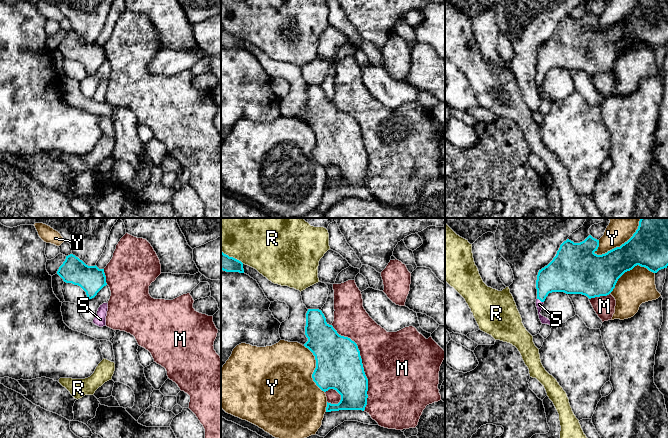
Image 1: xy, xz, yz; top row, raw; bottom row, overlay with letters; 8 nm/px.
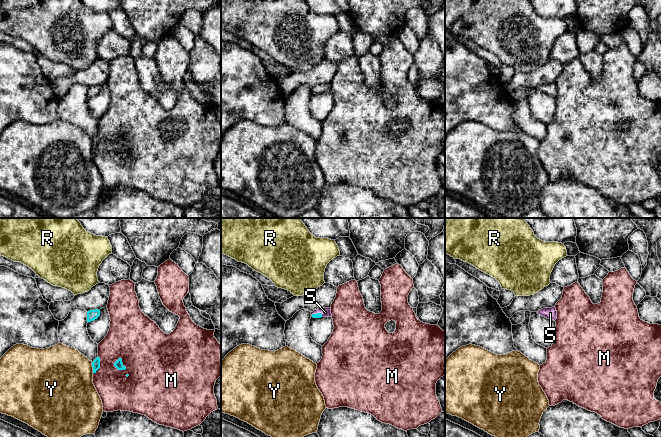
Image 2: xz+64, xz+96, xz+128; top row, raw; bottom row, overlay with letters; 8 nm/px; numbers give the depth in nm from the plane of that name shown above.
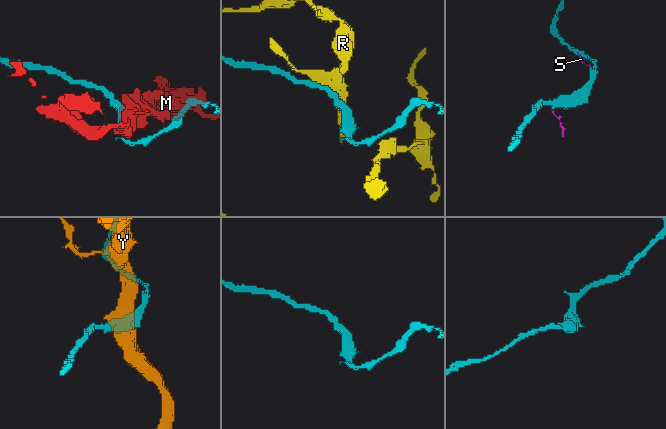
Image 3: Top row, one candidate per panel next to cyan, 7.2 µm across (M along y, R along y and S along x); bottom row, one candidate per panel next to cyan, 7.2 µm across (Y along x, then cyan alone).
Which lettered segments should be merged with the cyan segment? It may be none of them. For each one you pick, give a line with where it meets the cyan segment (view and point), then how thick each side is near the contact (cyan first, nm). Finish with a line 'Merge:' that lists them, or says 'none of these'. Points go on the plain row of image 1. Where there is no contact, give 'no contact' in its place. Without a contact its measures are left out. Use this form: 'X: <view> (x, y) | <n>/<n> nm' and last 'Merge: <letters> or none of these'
S: yz (540, 76) | 260/60 nm
Merge: S

